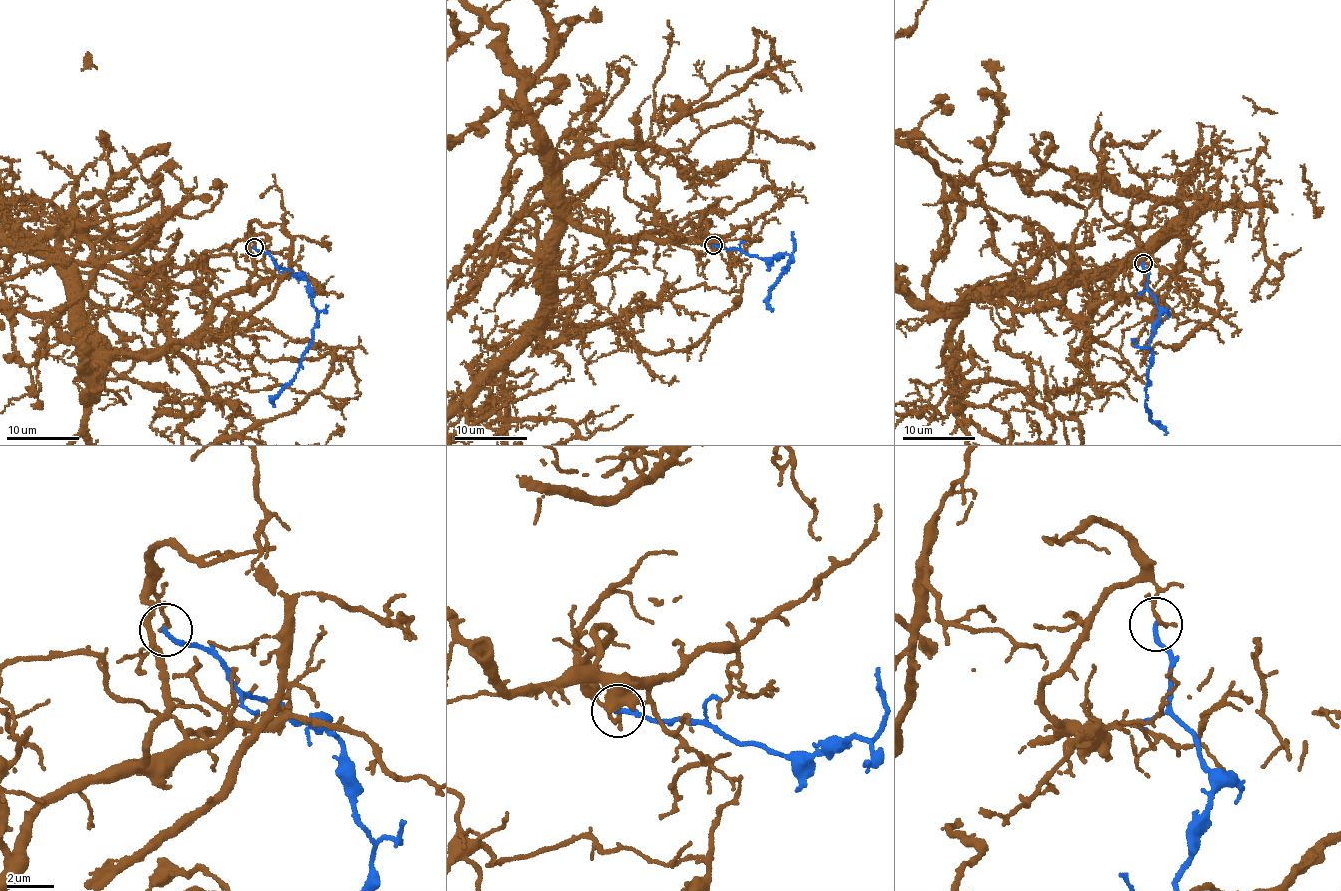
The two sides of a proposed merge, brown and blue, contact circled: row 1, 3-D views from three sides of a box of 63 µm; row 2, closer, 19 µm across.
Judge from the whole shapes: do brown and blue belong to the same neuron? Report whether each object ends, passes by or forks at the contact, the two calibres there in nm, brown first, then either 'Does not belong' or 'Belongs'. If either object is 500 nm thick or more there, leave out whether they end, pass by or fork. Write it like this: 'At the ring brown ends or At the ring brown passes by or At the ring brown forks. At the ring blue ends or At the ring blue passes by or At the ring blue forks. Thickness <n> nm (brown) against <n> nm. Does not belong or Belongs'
At the ring brown ends. At the ring blue ends. Thickness 200 nm (brown) against 200 nm. Does not belong

